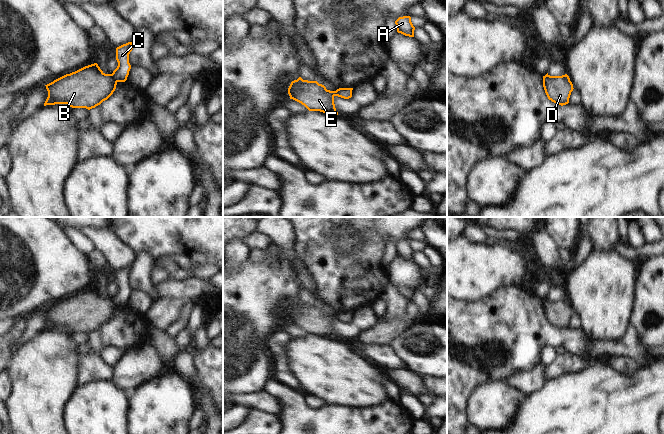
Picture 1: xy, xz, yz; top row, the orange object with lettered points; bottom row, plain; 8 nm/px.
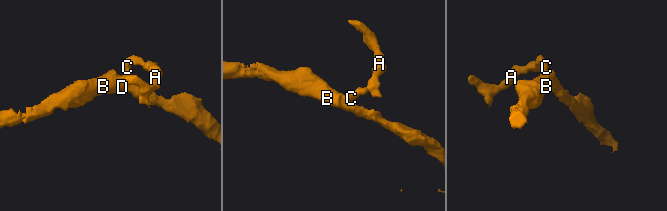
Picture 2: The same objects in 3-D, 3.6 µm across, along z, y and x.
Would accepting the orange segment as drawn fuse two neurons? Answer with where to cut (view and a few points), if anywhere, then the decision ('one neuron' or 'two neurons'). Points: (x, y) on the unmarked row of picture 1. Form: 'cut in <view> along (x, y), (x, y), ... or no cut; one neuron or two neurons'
cut in xy along (110, 298), (116, 306); two neurons

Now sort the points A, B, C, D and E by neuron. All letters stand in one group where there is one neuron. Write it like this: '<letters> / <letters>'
A C / B D E

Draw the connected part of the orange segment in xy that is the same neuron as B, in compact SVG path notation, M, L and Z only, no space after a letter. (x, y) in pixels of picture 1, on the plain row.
M94 287L45 309L48 321L44 330L67 328L72 332L90 334L107 324L115 315L116 309L112 299L105 298Z

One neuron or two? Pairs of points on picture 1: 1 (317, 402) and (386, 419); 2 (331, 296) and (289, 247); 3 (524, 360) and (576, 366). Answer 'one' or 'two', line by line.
1: two
2: two
3: two

